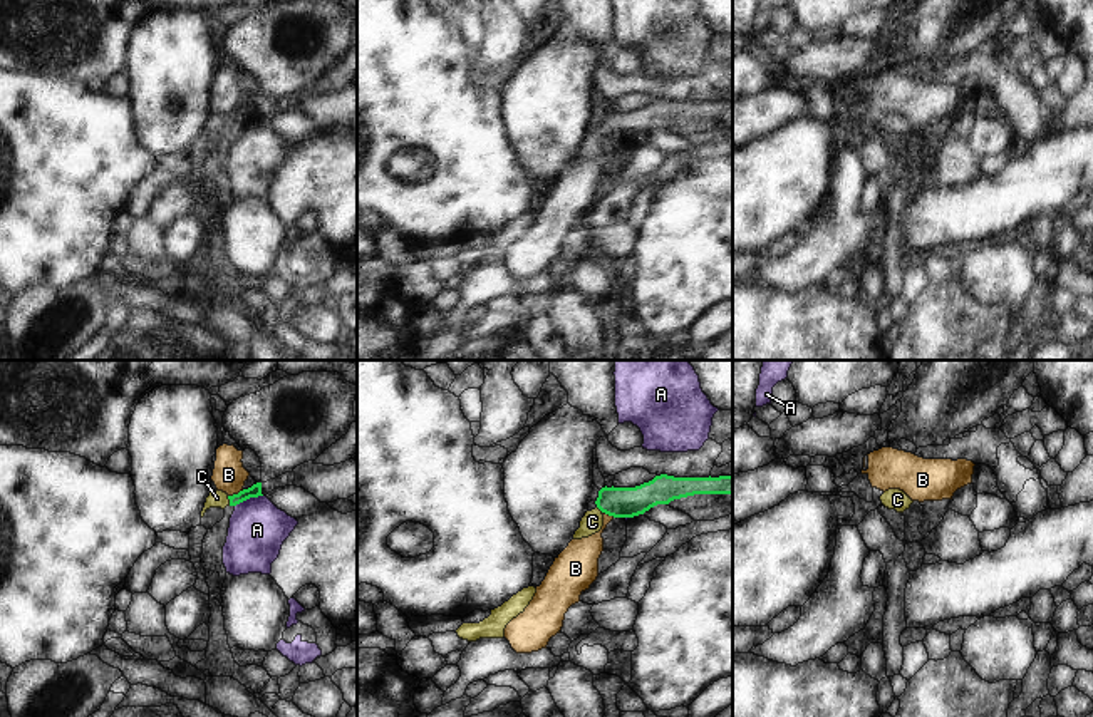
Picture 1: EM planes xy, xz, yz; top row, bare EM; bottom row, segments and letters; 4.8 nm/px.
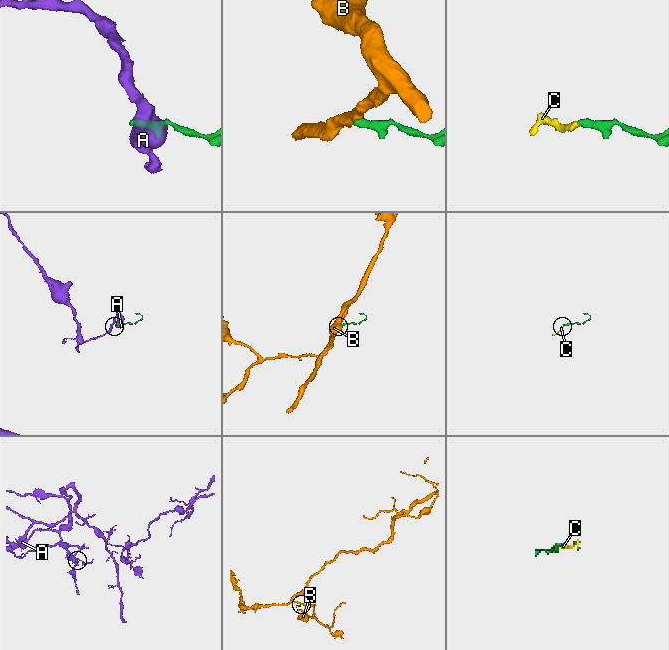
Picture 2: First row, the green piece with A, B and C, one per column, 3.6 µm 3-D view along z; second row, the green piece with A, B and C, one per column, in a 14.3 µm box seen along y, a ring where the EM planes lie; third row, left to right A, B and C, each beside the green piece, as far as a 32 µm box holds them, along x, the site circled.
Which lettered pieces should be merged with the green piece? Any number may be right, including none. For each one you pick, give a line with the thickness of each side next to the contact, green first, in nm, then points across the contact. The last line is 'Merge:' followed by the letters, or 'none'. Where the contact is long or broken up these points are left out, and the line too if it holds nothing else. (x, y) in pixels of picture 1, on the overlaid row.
C: 60 nm thick on the green side, 80 nm on the other; runs through xy (255, 490), (230, 501), (217, 498)
Merge: C

